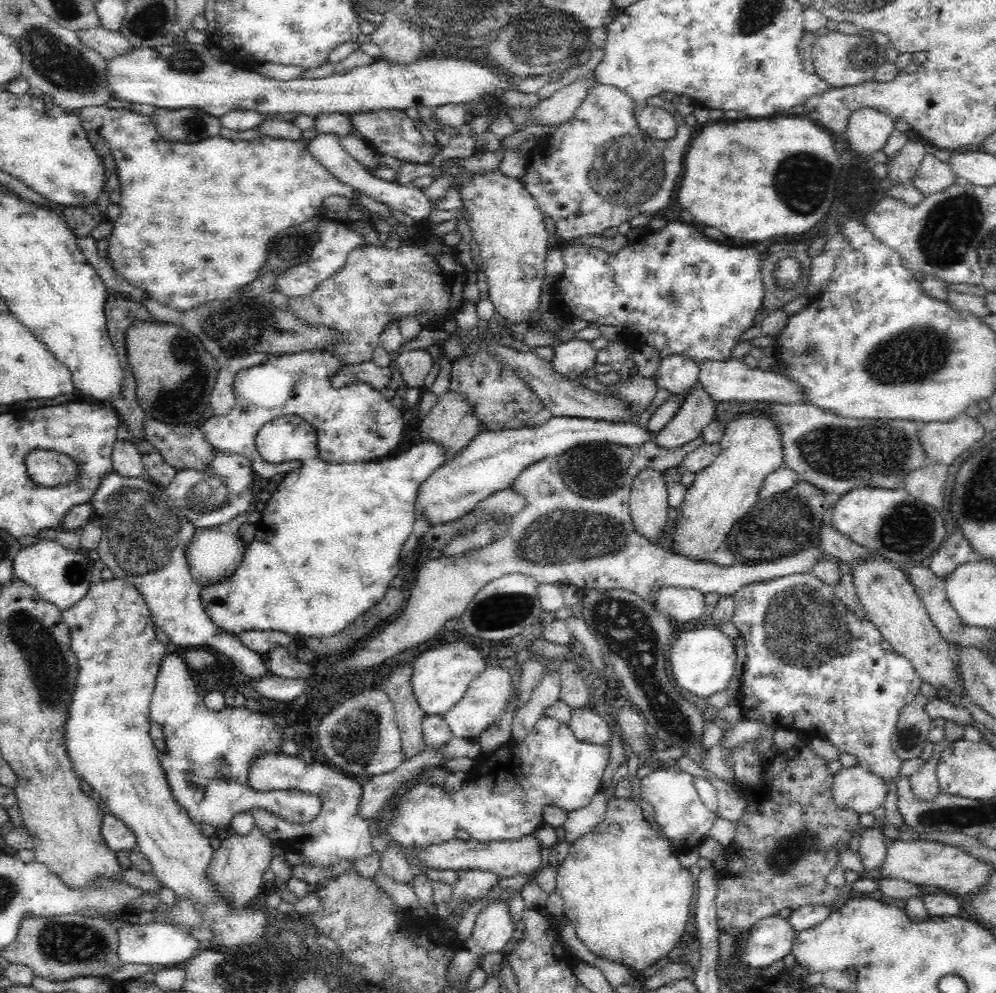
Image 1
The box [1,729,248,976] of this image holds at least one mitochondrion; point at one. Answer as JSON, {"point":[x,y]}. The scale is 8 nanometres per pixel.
{"point":[65,944]}

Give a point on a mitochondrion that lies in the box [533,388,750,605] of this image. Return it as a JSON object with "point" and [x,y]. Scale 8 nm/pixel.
{"point":[595,470]}

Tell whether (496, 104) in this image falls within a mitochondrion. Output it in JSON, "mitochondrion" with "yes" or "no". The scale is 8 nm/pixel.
{"mitochondrion":"no"}

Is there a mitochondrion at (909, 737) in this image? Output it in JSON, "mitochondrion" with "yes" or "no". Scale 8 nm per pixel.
{"mitochondrion":"yes"}

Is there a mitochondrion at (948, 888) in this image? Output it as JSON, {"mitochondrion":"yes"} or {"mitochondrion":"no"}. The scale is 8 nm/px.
{"mitochondrion":"no"}

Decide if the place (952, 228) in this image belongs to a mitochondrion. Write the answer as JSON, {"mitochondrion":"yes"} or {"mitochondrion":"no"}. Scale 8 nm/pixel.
{"mitochondrion":"yes"}

